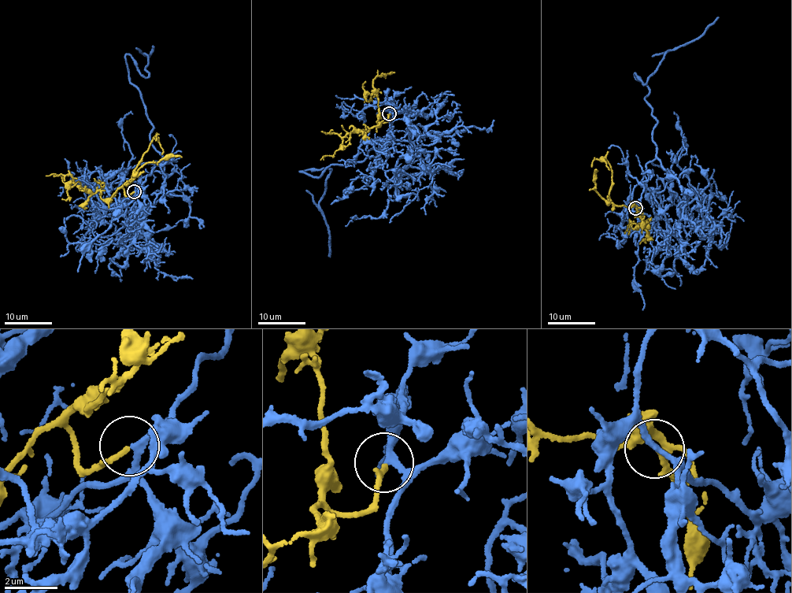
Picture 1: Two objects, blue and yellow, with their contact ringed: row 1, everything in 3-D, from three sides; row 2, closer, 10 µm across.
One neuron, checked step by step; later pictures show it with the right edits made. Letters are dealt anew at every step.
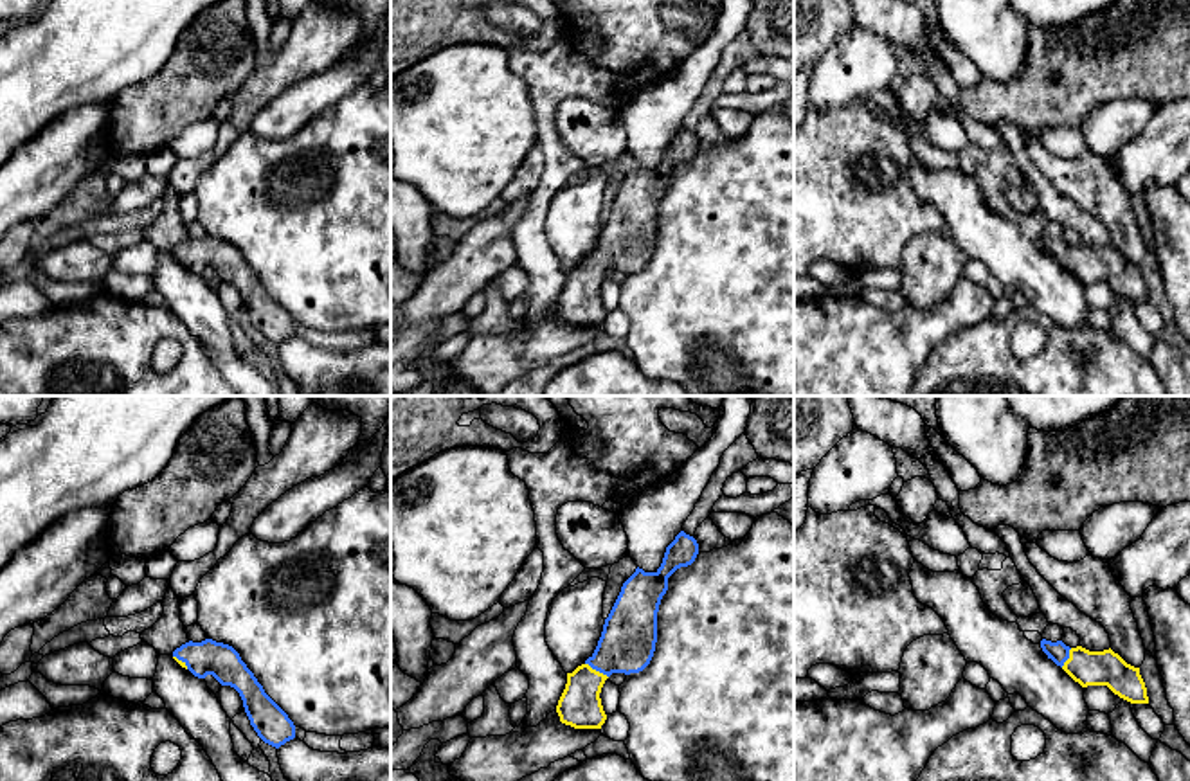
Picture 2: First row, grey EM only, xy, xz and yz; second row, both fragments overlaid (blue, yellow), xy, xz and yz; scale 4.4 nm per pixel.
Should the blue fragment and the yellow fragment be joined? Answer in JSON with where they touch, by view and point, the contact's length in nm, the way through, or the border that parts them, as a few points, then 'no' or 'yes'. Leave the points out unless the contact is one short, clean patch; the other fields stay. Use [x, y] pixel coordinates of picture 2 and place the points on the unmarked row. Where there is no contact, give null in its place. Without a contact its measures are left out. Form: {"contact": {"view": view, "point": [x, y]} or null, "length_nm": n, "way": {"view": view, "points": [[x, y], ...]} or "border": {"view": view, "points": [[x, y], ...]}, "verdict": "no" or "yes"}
{"contact": {"view": "xz", "point": [596, 267]}, "length_nm": 120, "way": {"view": "xz", "points": [[627, 240], [596, 267], [584, 281], [580, 303]]}, "verdict": "yes"}

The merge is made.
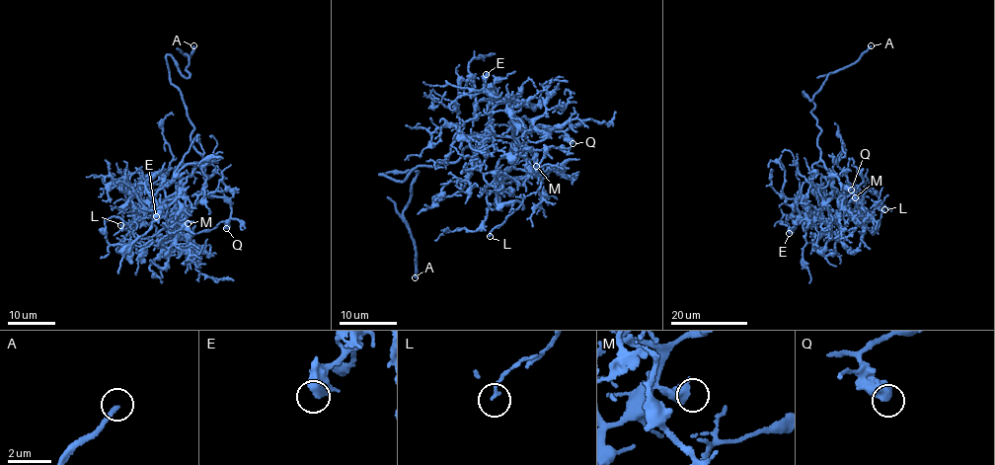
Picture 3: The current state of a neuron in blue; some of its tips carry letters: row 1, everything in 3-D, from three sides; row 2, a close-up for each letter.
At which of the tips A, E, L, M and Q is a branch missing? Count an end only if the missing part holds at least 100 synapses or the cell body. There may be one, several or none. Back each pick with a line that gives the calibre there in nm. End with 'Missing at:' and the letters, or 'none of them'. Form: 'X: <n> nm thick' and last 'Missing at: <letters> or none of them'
A: 240 nm thick
E: 440 nm thick
Missing at: A, E

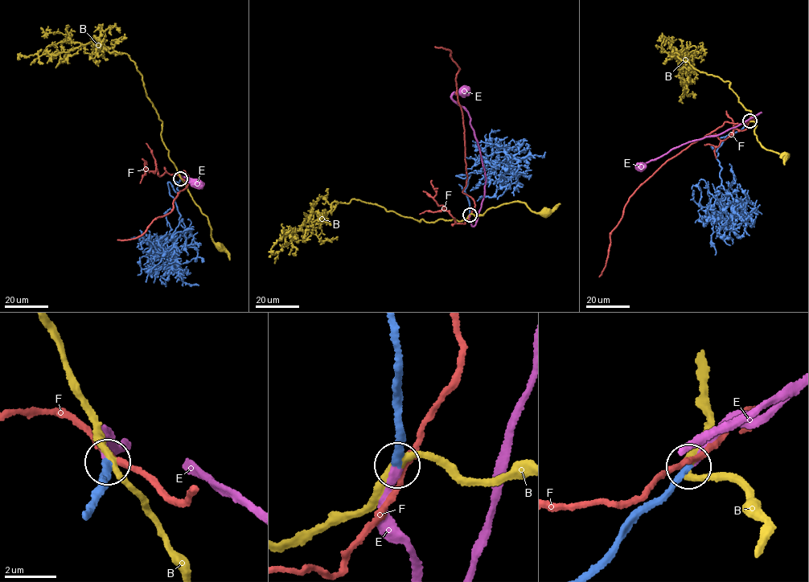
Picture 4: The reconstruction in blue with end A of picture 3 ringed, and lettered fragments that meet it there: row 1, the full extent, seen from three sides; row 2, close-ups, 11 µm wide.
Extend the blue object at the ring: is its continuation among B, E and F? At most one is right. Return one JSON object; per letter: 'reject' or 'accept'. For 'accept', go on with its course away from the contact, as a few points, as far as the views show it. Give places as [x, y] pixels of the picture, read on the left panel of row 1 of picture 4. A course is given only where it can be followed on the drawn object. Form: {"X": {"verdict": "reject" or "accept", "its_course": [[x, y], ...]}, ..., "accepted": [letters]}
{"B": {"verdict": "reject"}, "E": {"verdict": "accept", "its_course": [[180, 178], [180, 176], [185, 177], [202, 188], [203, 183], [185, 178], [196, 184]]}, "F": {"verdict": "reject"}, "accepted": ["E"]}

